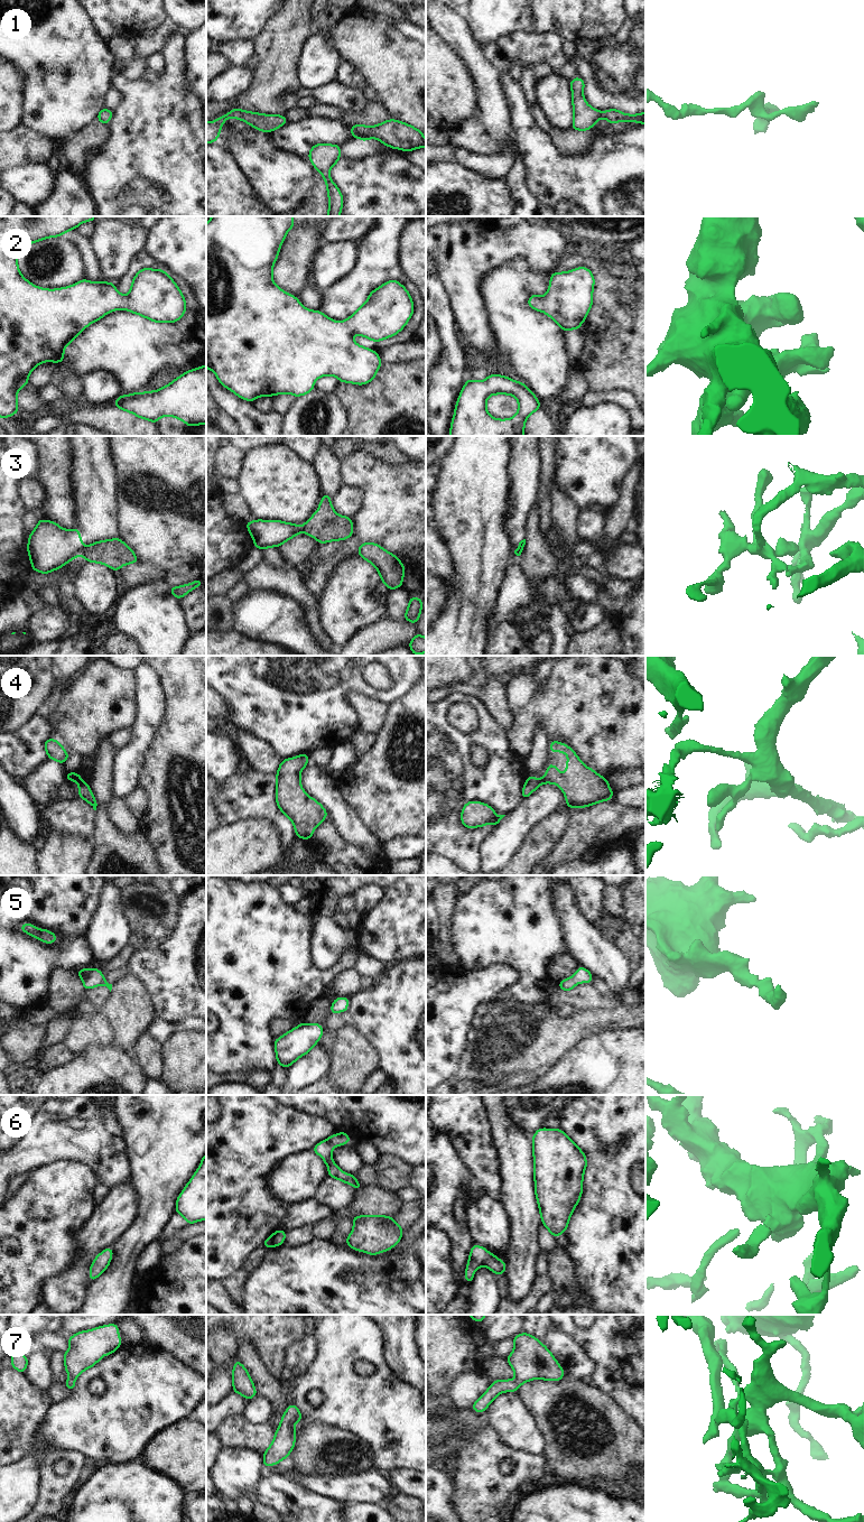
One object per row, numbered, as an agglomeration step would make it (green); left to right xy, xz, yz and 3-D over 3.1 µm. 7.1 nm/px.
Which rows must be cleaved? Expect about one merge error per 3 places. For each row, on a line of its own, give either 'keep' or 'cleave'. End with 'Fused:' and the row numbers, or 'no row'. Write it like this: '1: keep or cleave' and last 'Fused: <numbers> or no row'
1: keep
2: keep
3: cleave
4: keep
5: keep
6: keep
7: keep
Fused: 3

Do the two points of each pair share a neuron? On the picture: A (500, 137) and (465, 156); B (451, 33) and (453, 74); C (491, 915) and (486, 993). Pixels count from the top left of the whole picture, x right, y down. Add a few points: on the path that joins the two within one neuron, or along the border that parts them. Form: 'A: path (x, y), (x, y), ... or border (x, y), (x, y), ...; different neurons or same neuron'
A: border (452, 144), (481, 154), (500, 154); different neurons
B: border (437, 33), (460, 55), (467, 67); different neurons
C: border (462, 967), (479, 970), (507, 964), (513, 970); different neurons

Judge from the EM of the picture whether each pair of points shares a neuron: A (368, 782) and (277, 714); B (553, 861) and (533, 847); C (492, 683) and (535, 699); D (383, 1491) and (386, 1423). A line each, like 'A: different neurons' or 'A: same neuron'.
A: different neurons
B: different neurons
C: different neurons
D: different neurons

